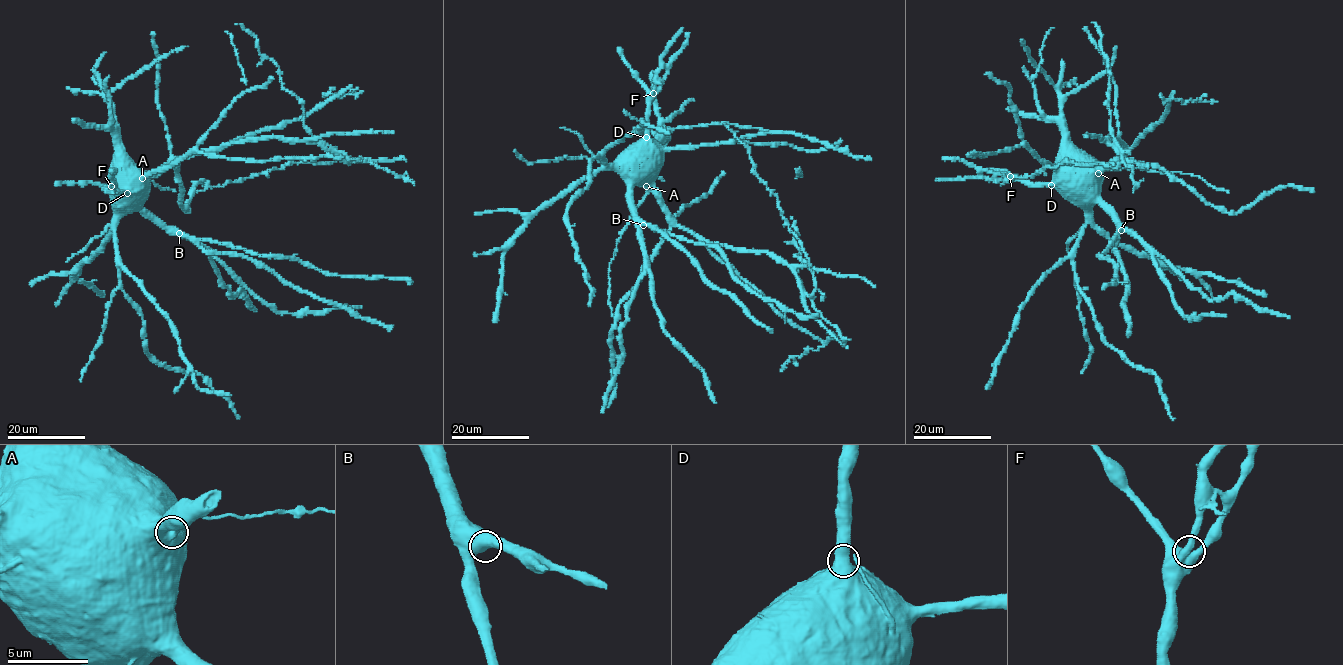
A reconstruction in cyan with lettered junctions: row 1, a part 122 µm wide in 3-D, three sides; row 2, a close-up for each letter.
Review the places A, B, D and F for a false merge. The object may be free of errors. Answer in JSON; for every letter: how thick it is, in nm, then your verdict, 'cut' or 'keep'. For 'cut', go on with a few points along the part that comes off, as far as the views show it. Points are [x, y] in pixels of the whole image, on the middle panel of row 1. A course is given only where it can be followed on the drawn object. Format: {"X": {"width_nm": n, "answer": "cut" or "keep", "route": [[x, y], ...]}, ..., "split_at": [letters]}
{"A": {"width_nm": 650, "answer": "cut", "route": [[646, 186], [647, 194], [634, 210], [609, 264], [609, 300], [613, 317]]}, "B": {"width_nm": 600, "answer": "keep"}, "D": {"width_nm": 650, "answer": "keep"}, "F": {"width_nm": 650, "answer": "keep"}, "split_at": ["A"]}

